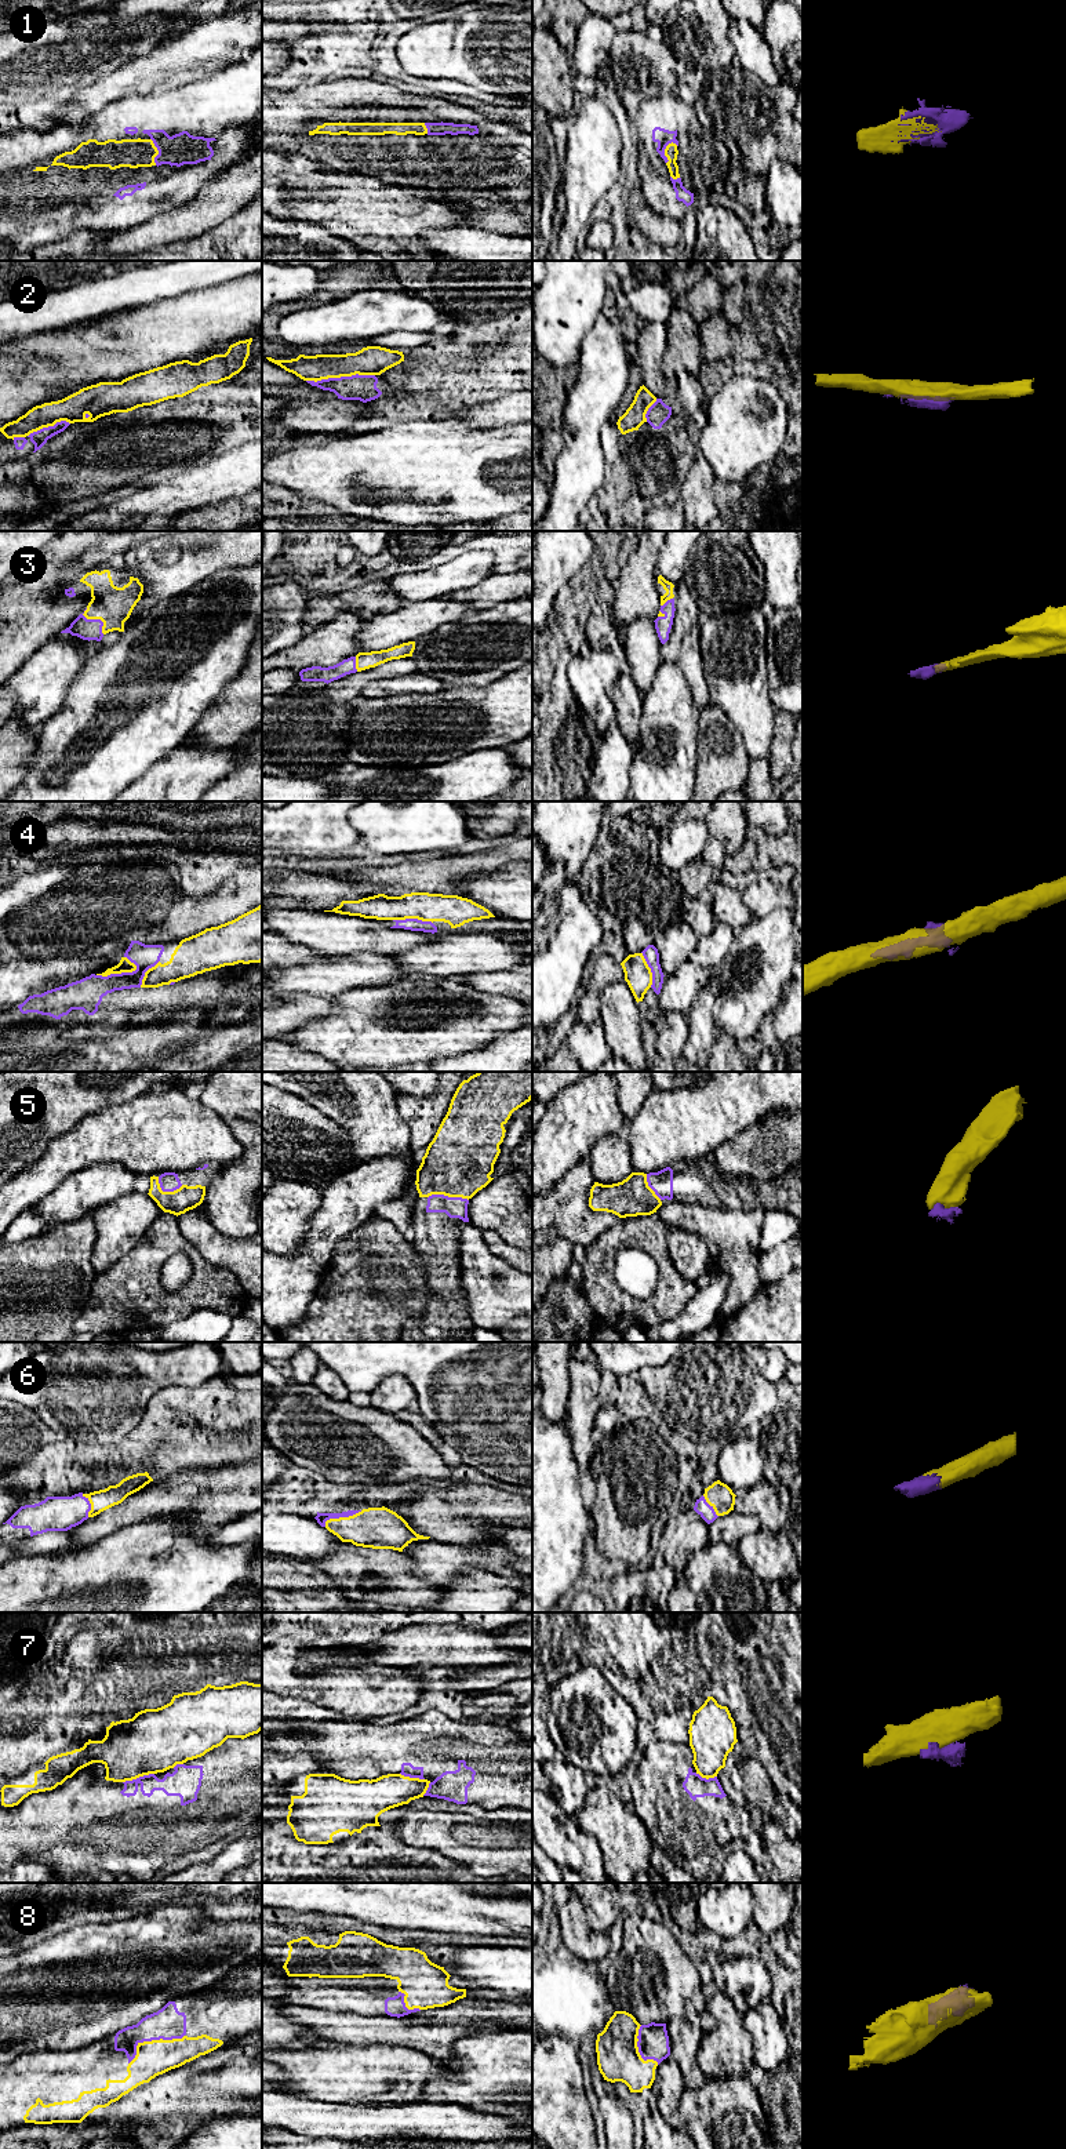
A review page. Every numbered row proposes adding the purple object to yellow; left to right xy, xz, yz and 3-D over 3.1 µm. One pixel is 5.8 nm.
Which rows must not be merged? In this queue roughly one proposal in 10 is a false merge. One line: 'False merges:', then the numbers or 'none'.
False merges: 2, 7

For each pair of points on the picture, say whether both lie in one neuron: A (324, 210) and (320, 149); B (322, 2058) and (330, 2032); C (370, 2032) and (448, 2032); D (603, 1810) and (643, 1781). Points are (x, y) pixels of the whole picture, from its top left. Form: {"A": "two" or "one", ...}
{"A": "two", "B": "two", "C": "one", "D": "two"}

